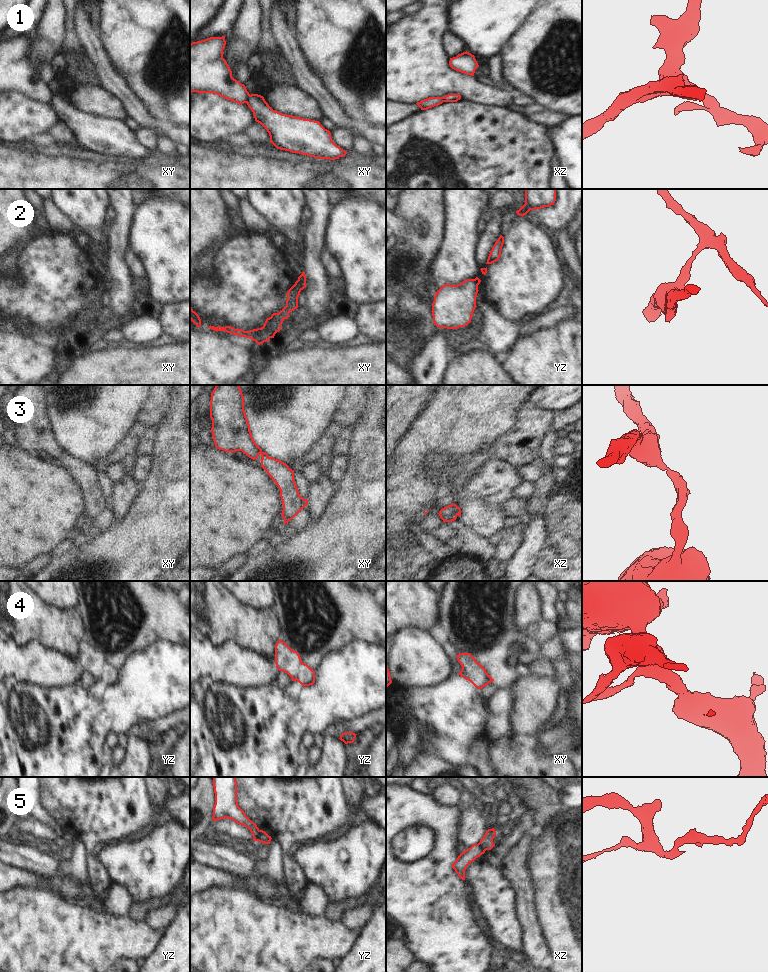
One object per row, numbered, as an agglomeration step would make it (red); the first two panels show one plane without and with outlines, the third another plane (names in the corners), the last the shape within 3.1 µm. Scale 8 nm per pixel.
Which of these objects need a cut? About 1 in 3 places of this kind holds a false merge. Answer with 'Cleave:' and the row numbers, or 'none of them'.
Cleave: 1, 2, 5

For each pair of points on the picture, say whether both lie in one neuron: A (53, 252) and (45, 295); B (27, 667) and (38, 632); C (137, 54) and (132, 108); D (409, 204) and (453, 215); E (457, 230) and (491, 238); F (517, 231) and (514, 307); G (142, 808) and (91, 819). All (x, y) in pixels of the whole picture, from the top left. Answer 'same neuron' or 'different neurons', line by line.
A: same neuron
B: different neurons
C: different neurons
D: different neurons
E: different neurons
F: same neuron
G: same neuron

